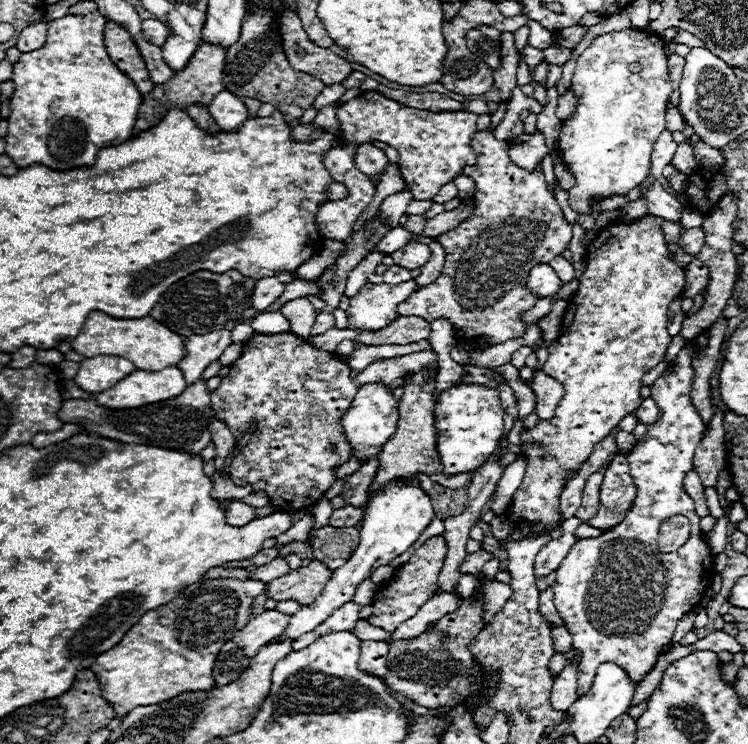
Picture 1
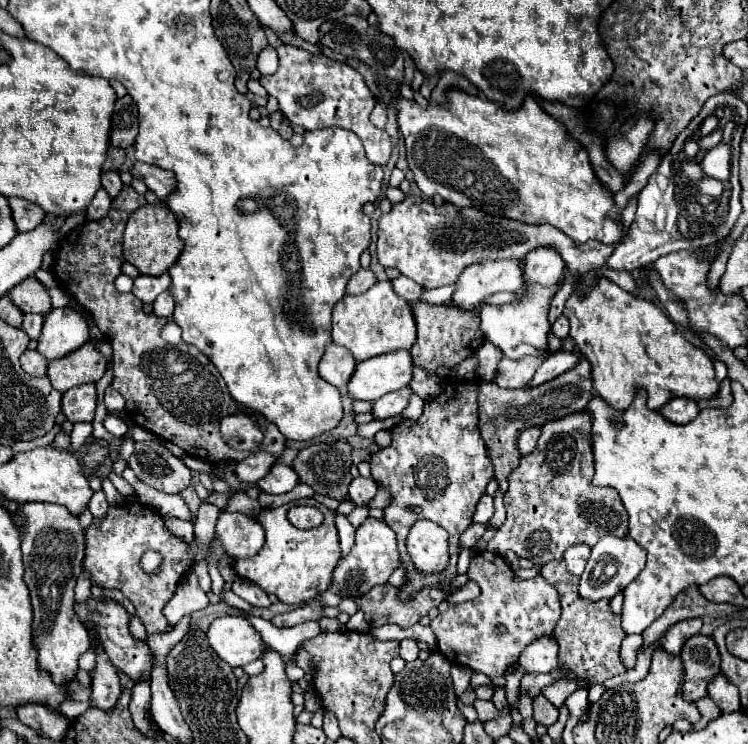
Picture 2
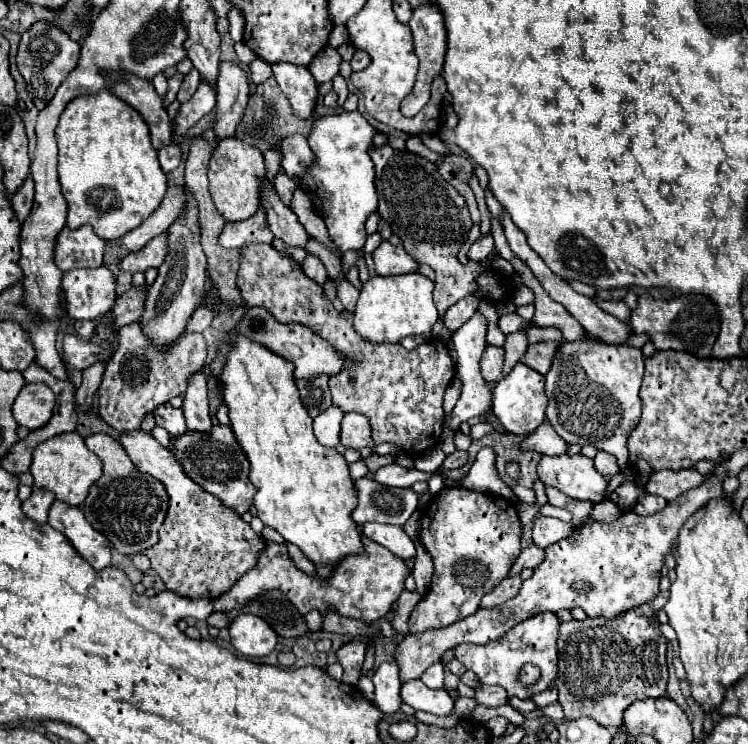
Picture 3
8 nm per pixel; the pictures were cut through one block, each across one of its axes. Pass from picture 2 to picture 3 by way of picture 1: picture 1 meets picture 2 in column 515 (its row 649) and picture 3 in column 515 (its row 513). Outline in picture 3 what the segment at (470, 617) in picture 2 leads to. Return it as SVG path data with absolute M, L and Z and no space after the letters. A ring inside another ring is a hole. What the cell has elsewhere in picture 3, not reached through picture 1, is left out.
M550 612L536 614L528 620L524 620L522 624L514 626L512 630L508 630L506 636L500 638L500 640L488 642L484 646L458 644L454 648L454 654L468 670L472 670L478 676L478 680L482 684L498 684L498 686L506 688L508 698L518 696L518 698L526 700L526 698L530 698L530 696L526 696L526 692L528 694L538 694L538 692L550 688L550 684L554 682L554 676L558 672L558 650L556 650L558 626L560 626L560 622L558 622L556 614L550 614ZM524 664L534 664L534 666L540 668L540 678L532 686L526 686L518 680L520 668Z

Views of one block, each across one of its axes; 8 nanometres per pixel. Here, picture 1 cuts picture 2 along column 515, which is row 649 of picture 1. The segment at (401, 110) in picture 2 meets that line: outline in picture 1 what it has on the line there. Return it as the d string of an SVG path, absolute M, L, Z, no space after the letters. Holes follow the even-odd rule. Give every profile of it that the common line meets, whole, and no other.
M200 580L164 604L164 608L176 614L172 624L162 626L158 624L160 616L156 616L156 610L146 612L138 624L126 632L120 644L98 654L92 664L92 670L100 680L104 700L114 706L114 716L122 718L136 706L160 704L162 700L172 700L184 692L212 688L212 666L224 646L222 640L228 642L232 634L248 622L252 600L264 592L266 584L258 580Z

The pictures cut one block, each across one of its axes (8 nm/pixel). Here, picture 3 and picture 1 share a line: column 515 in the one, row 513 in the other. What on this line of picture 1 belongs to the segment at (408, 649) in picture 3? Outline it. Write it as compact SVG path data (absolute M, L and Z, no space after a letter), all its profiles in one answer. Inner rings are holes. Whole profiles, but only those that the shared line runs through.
M616 454L608 472L604 474L600 488L600 510L588 520L588 524L604 530L620 524L632 504L632 498L636 498L636 486L630 476L628 458L626 454Z

